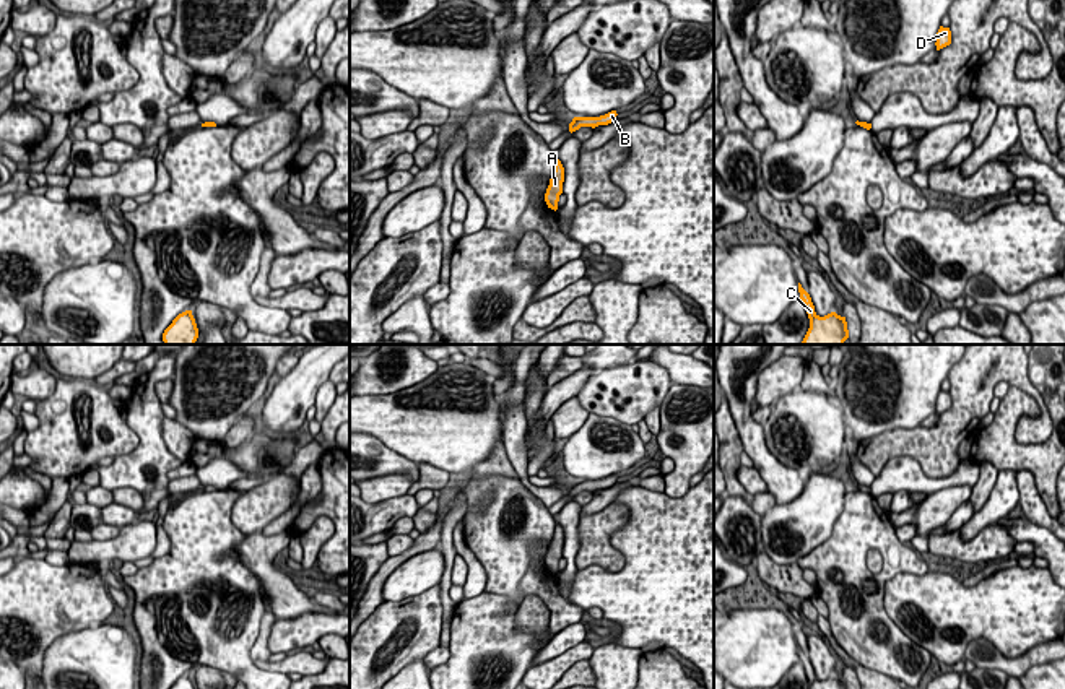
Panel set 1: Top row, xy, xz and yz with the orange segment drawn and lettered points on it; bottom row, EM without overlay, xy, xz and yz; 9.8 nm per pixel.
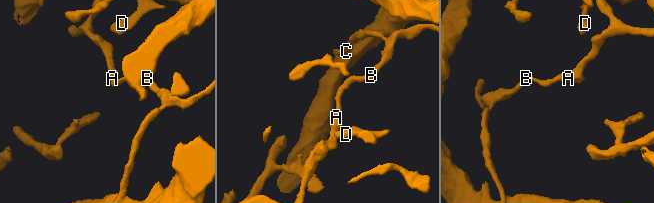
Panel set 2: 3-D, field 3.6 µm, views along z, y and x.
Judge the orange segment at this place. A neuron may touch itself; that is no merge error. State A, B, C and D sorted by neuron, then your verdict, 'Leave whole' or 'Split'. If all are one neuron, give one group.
Groups: A D / B C. Split

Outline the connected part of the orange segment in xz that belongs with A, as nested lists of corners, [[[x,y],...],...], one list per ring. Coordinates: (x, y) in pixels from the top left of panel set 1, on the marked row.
[[[556,159],[554,171],[553,171],[550,185],[545,193],[545,202],[546,202],[548,208],[551,208],[554,211],[558,210],[559,195],[563,193],[563,182],[564,182],[564,167],[563,167],[561,161]]]

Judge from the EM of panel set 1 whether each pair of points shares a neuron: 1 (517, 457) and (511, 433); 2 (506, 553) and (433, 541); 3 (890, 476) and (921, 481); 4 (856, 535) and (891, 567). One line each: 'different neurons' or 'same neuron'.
1: same neuron
2: different neurons
3: same neuron
4: same neuron

